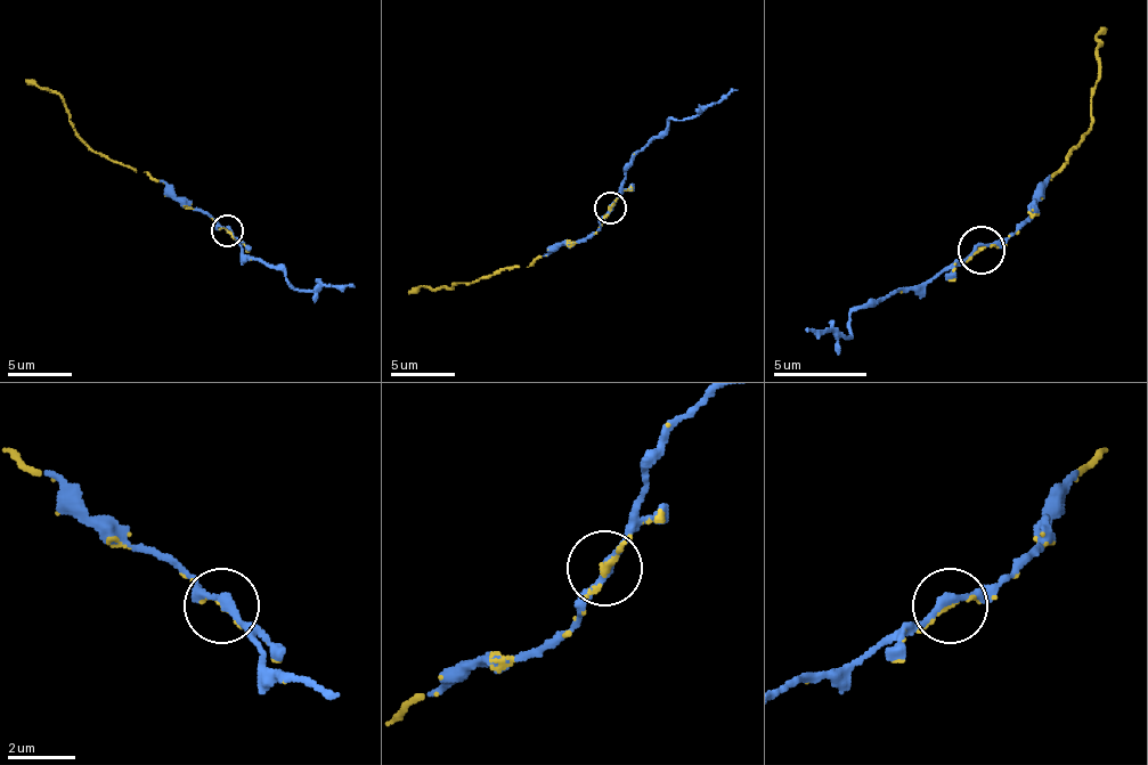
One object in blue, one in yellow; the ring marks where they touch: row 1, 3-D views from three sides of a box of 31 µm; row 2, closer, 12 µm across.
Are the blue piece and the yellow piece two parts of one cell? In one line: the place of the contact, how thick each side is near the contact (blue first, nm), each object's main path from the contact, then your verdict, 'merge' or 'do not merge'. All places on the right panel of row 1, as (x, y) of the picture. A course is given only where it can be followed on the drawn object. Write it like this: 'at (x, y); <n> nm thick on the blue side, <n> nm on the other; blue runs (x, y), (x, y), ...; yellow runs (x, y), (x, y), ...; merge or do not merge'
at (980, 250); 240 nm thick on the blue side, 130 nm on the other; blue runs (979, 249), (913, 286), (866, 300), (848, 319), (853, 333), (848, 338), (806, 328); yellow runs (979, 249), (1017, 235), (1050, 178), (1068, 164), (1068, 155), (1083, 140), (1106, 29); merge

